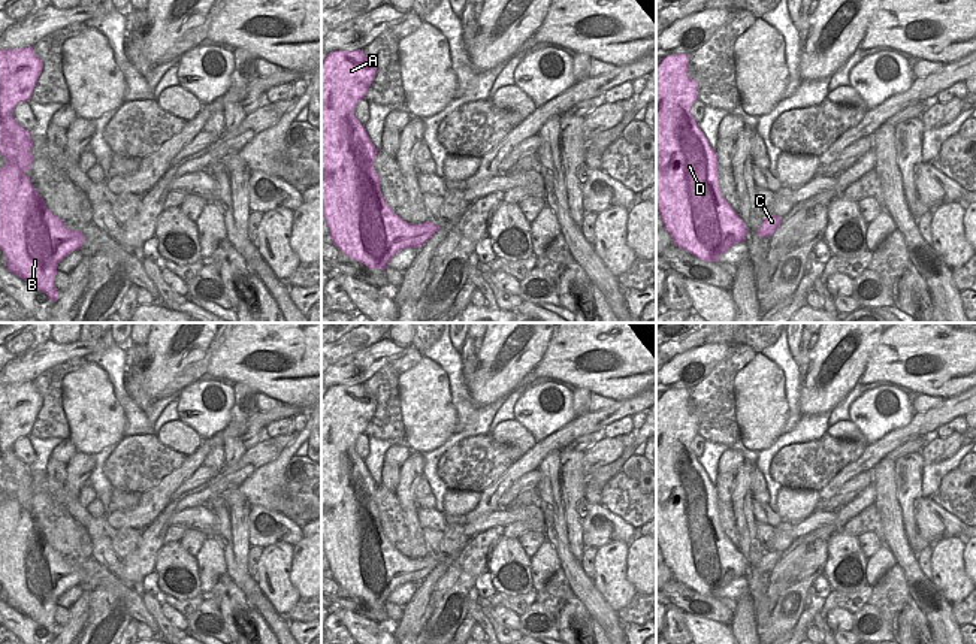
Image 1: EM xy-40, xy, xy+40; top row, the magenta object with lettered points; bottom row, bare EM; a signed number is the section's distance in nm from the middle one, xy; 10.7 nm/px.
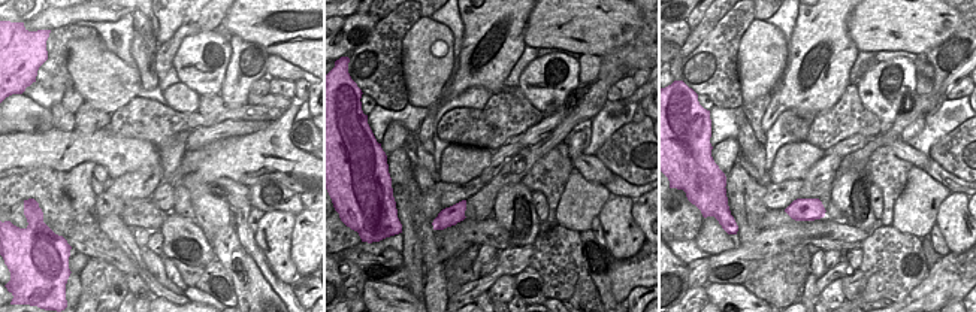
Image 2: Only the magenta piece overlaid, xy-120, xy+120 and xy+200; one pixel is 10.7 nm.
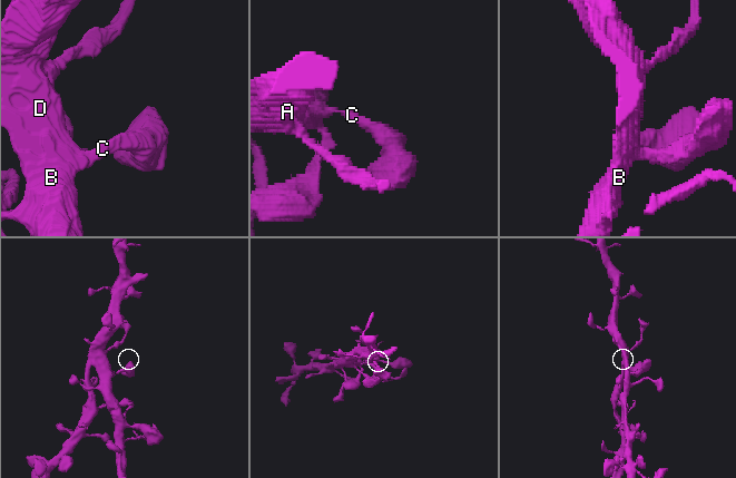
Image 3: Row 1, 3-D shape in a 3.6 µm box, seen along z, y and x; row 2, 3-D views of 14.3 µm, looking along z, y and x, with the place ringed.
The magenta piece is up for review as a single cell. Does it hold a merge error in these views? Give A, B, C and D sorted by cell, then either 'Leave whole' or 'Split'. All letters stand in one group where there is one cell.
Groups: A B C D. Leave whole

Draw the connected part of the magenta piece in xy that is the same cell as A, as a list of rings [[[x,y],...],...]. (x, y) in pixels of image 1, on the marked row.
[[[363,49],[333,51],[321,63],[321,211],[333,245],[369,269],[386,270],[395,254],[423,247],[441,227],[430,221],[408,224],[383,197],[374,167],[380,149],[354,115],[375,75],[377,64]]]

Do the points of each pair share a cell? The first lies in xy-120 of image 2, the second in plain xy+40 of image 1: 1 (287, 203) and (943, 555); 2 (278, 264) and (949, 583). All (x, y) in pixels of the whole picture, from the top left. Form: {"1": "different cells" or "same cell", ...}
{"1": "different cells", "2": "same cell"}

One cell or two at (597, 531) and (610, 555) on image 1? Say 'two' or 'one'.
two

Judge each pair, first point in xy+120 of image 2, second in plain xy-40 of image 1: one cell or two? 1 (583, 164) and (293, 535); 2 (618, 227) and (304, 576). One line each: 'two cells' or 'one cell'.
1: one cell
2: two cells

